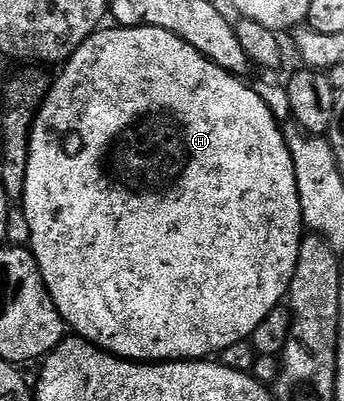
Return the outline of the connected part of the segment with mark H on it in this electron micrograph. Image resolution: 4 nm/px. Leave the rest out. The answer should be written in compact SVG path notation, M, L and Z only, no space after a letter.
M152 26L114 29L103 28L92 34L74 56L62 63L60 70L63 71L54 75L51 88L35 114L21 199L21 209L31 233L29 249L35 255L40 275L60 316L84 342L128 362L207 360L218 356L229 344L248 341L257 324L261 324L269 312L280 309L282 302L279 301L291 293L297 256L305 237L293 156L289 156L280 123L255 89L243 83L242 77L213 64L173 32Z

